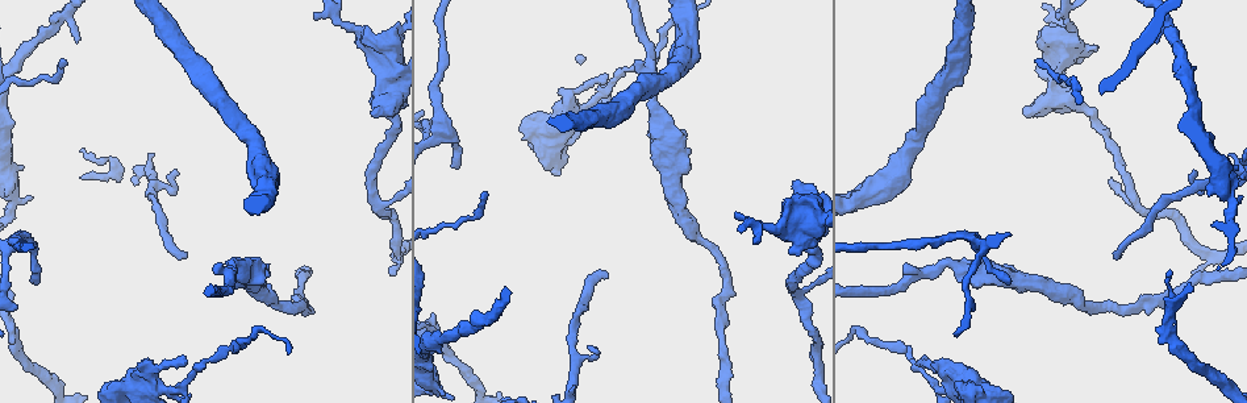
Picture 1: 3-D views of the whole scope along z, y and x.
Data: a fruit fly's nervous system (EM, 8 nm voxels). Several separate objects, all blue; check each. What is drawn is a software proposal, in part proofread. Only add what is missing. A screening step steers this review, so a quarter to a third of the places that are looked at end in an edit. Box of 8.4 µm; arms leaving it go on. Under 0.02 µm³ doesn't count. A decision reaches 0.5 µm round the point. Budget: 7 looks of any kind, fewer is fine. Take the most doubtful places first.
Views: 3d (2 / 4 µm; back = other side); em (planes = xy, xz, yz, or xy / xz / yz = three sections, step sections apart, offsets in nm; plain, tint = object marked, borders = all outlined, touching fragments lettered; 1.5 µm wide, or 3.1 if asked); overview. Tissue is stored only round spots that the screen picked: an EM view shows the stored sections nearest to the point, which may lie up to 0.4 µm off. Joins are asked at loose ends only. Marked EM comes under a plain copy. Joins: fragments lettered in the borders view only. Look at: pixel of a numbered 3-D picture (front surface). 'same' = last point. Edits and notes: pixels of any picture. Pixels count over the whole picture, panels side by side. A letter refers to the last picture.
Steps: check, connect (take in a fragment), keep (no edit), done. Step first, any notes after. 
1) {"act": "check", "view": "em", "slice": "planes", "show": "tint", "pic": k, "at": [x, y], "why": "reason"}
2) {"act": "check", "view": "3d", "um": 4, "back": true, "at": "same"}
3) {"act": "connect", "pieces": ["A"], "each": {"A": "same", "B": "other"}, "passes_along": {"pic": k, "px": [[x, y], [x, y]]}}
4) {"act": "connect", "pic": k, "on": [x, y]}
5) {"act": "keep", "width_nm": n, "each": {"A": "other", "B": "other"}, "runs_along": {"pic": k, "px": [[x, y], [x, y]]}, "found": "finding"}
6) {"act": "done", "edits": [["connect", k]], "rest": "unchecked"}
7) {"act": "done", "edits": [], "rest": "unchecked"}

{"act": "check", "view": "3d", "um": 4, "pic": 1, "at": [1119, 252], "why": "free end"}

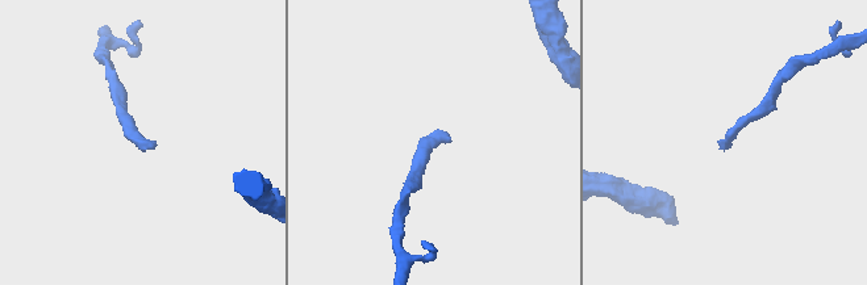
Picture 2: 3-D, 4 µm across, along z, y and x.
{"act": "check", "view": "em", "slice": "planes", "show": "borders", "pic": 2, "at": [153, 142]}

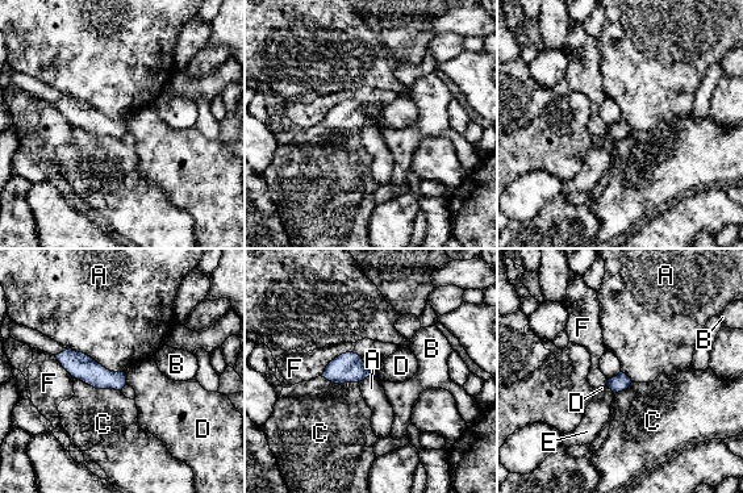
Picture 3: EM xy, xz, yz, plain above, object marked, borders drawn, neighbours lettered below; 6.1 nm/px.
{"act": "connect", "pieces": ["E"], "each": {"A": "other", "B": "other", "C": "other", "D": "other", "E": "same", "F": "other"}, "passes_along": {"pic": 3, "px": [[621, 381], [612, 391], [596, 416]]}, "found": "the neuron continues"}

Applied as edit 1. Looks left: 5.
{"act": "check", "view": "3d", "um": 4, "back": true, "pic": 1, "at": [792, 250], "why": "an open end"}

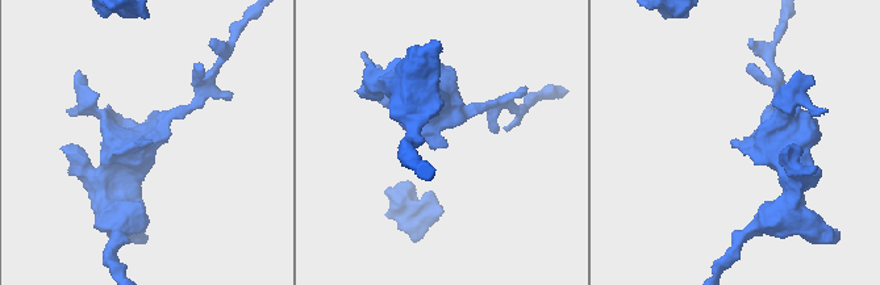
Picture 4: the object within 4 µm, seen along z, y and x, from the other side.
{"act": "check", "view": "em", "slice": "xz", "step": 4, "show": "tint", "pic": 4, "at": [149, 145], "why": "need the tissue"}

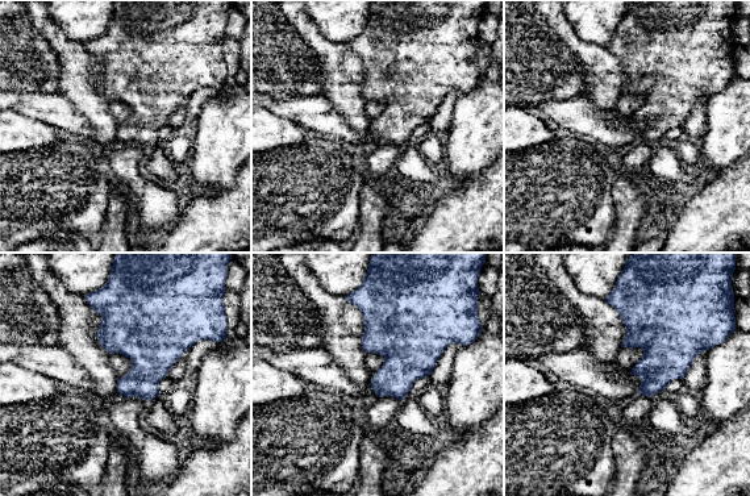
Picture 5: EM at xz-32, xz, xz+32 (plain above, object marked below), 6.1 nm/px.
{"act": "check", "view": "em", "slice": "planes", "show": "borders", "at": "same", "why": "cut it another way"}

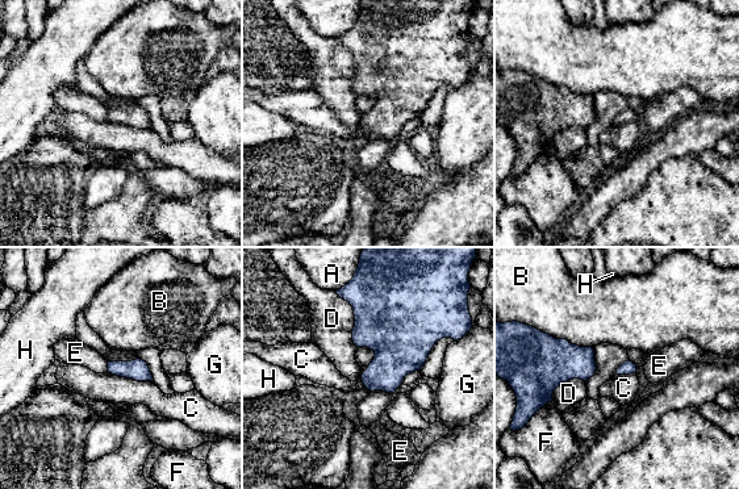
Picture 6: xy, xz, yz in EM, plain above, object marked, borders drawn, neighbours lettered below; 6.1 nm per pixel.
{"act": "keep", "each": {"A": "other", "B": "other", "C": "other", "D": "other", "E": "other", "F": "other", "G": "other", "H": "other"}, "border": {"pic": 6, "px": [[108, 371], [136, 380], [151, 381]]}, "found": "none of them fits"}

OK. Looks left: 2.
{"act": "check", "view": "3d", "um": 2, "pic": 1, "at": [925, 355], "why": "tapers out"}

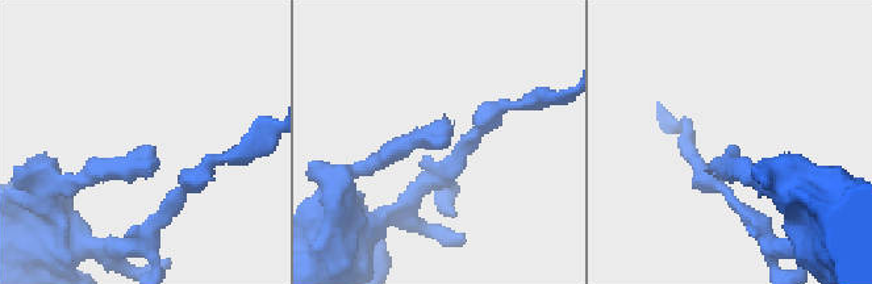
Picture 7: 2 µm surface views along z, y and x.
{"act": "check", "view": "em", "slice": "yz", "step": 4, "show": "borders", "pic": 7, "at": [442, 146], "why": "now the EM"}

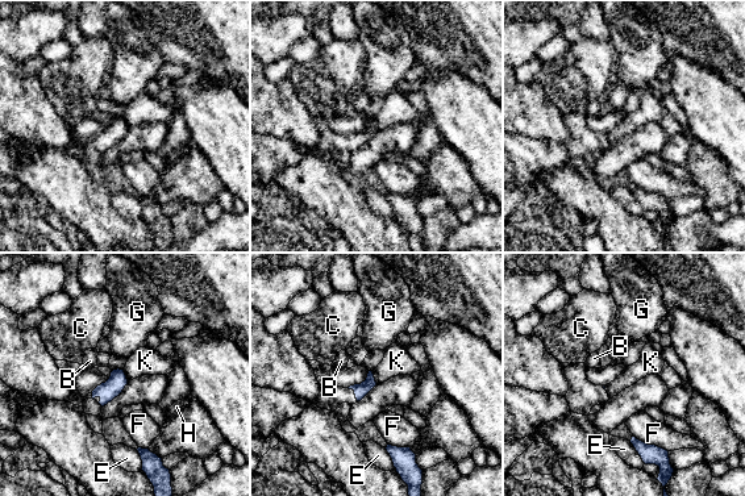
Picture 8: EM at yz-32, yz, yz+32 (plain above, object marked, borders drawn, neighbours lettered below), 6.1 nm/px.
{"act": "keep", "each": {"B": "other", "C": "other", "E": "other", "F": "other", "G": "other", "H": "other", "K": "other"}, "border": {"pic": 8, "px": [[371, 371], [377, 383]]}, "found": "no lettered fragment goes on from it"}

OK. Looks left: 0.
{"act": "done", "edits": [["connect", 3]], "rest": "unchecked"}

